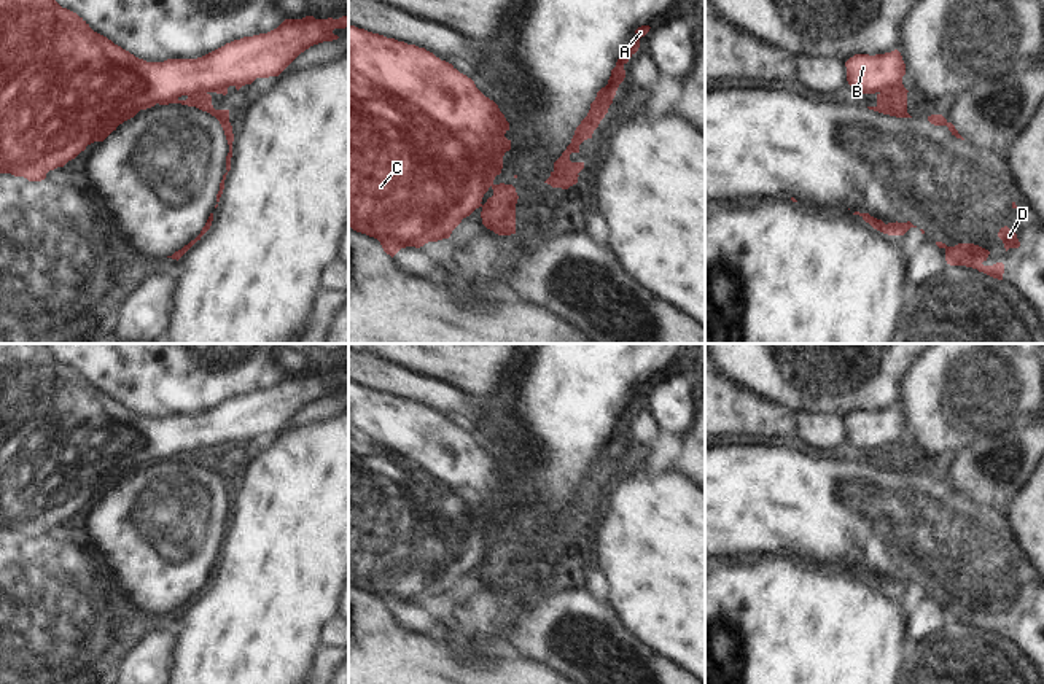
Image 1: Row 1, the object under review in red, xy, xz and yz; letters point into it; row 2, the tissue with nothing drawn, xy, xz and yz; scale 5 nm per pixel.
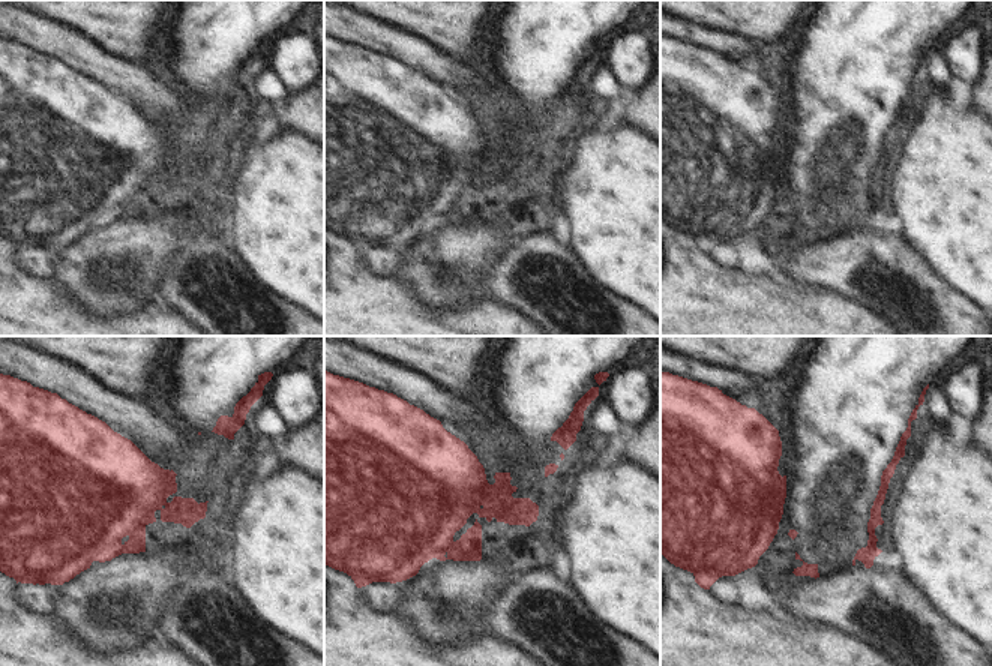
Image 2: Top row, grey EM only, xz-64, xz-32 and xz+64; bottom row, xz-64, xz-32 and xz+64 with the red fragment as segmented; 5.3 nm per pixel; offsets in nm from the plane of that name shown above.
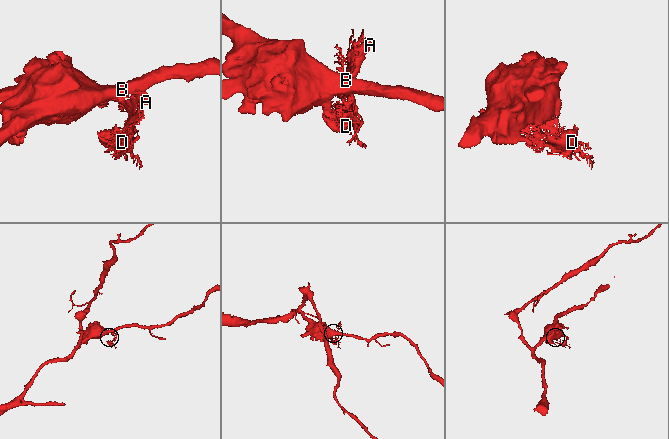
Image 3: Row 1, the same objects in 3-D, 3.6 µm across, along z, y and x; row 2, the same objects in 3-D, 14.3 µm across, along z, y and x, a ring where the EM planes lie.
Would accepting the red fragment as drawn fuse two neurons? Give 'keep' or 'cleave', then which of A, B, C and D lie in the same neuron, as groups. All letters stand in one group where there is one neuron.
cleave; groups A D / B C

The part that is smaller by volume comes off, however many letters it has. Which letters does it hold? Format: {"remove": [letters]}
{"remove": ["A", "D"]}

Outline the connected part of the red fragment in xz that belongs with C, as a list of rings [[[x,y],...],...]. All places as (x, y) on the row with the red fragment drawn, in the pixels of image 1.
[[[349,25],[349,226],[356,232],[377,239],[392,258],[401,248],[420,248],[428,242],[449,239],[462,220],[479,207],[482,208],[482,224],[487,229],[498,235],[516,234],[516,204],[519,199],[516,188],[493,183],[495,177],[501,173],[504,153],[511,150],[511,140],[504,137],[508,130],[509,122],[498,105],[485,97],[474,81],[460,73],[452,64],[441,60],[425,48]]]

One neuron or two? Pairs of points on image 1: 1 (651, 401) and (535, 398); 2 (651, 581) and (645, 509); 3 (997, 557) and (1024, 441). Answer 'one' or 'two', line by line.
1: two
2: one
3: two

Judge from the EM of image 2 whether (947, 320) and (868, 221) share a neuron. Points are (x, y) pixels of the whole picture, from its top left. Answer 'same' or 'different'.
different

